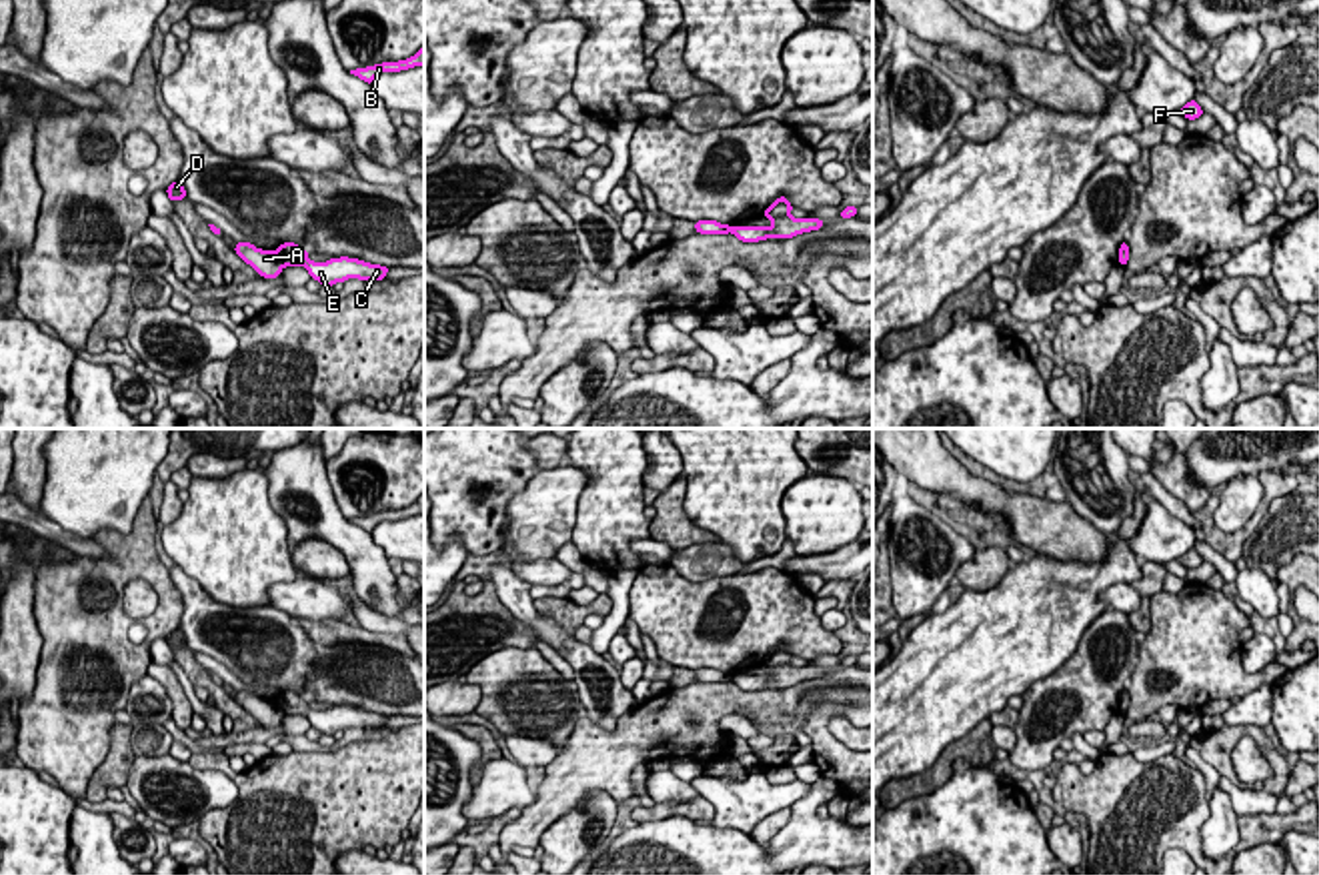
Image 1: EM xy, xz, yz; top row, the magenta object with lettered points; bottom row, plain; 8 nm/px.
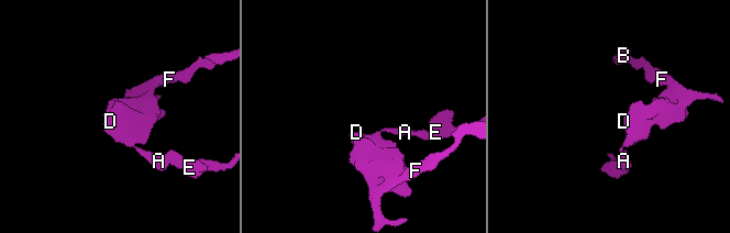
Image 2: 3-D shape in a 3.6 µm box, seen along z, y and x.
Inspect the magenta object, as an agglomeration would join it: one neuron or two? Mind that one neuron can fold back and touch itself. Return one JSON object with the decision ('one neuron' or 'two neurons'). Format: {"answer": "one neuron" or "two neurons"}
{"answer": "two neurons"}

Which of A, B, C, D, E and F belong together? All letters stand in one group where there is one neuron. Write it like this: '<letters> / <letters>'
A B D F / C E

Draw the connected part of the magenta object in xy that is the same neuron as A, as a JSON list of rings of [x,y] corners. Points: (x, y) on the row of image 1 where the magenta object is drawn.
[[[236,242],[234,252],[262,278],[276,278],[282,274],[284,262],[272,250],[256,248],[250,242]]]

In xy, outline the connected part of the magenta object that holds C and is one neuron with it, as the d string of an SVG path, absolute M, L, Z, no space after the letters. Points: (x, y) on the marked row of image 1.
M294 242L280 244L276 254L284 266L304 266L310 278L318 280L322 286L334 286L336 282L344 282L348 278L384 280L388 274L388 266L370 264L348 256L314 262L308 258L308 250Z

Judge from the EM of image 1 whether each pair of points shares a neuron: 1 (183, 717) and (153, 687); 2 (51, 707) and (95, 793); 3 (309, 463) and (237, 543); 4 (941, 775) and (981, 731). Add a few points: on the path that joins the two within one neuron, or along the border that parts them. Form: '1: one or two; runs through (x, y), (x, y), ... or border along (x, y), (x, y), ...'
1: two; border along (149, 673), (165, 687), (173, 715)
2: two; border along (111, 739), (111, 749), (89, 781), (85, 795)
3: two; border along (261, 471), (291, 545)
4: one; runs through (943, 763), (969, 737)

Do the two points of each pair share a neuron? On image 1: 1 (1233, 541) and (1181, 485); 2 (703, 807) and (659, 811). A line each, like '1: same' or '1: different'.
1: different
2: same

